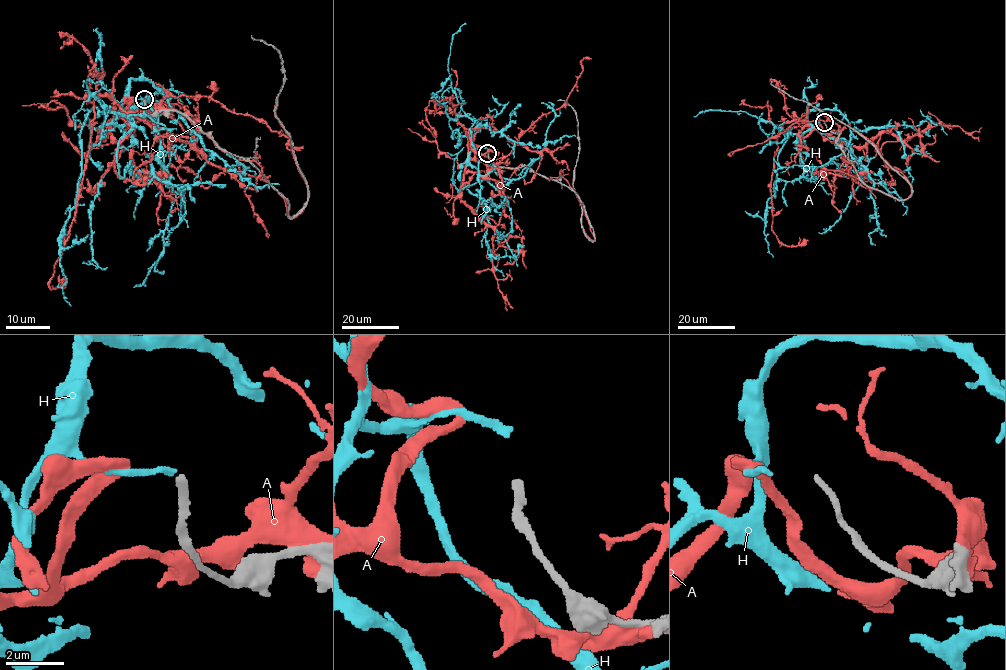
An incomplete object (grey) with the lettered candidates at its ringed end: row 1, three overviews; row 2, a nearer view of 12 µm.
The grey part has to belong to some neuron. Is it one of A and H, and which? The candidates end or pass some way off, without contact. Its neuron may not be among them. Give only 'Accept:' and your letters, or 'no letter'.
Accept: H

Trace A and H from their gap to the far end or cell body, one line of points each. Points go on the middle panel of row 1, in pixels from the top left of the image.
A: (482, 148), (476, 160), (491, 168), (523, 164), (548, 180), (562, 177), (594, 240), (572, 185), (575, 168)
H: (487, 149), (473, 147), (477, 124), (465, 116), (451, 119), (446, 114), (446, 106), (432, 93), (440, 101)

